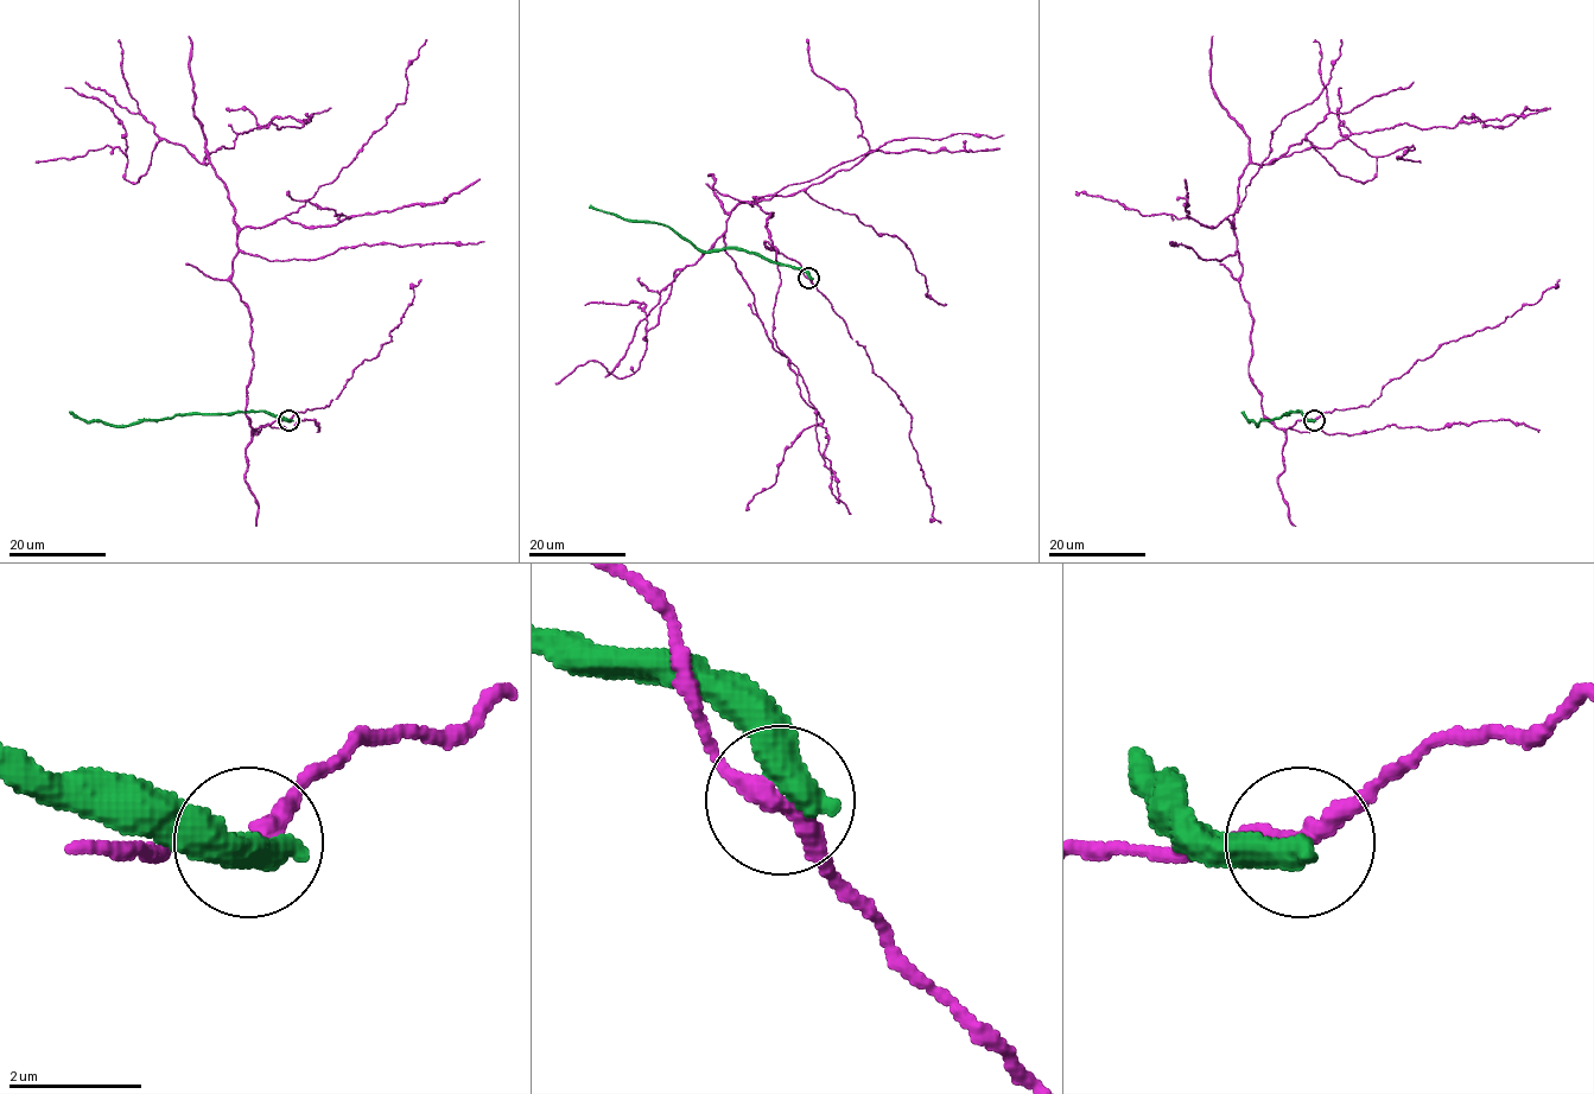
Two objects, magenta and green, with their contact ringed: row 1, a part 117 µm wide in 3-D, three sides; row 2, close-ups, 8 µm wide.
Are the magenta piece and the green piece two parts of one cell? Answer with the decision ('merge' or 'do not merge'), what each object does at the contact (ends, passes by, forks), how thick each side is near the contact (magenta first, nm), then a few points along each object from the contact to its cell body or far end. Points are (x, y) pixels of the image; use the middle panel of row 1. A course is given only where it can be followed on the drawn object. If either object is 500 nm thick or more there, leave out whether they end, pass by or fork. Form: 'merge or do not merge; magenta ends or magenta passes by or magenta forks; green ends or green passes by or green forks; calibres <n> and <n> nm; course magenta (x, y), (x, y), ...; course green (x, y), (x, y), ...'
do not merge; calibres 320 and 550 nm; course magenta (808, 278), (773, 248), (757, 197), (730, 212), (724, 250), (823, 420), (745, 510); course green (808, 278), (802, 269), (734, 248), (698, 250), (668, 227), (629, 222), (589, 207)

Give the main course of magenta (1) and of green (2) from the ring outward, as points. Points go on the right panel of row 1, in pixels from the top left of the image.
1: (1314, 420), (1278, 428), (1249, 375), (1233, 231), (1246, 165), (1407, 122), (1507, 126), (1547, 108)
2: (1314, 420), (1301, 412), (1291, 412), (1263, 419), (1258, 425), (1249, 421), (1243, 412)

